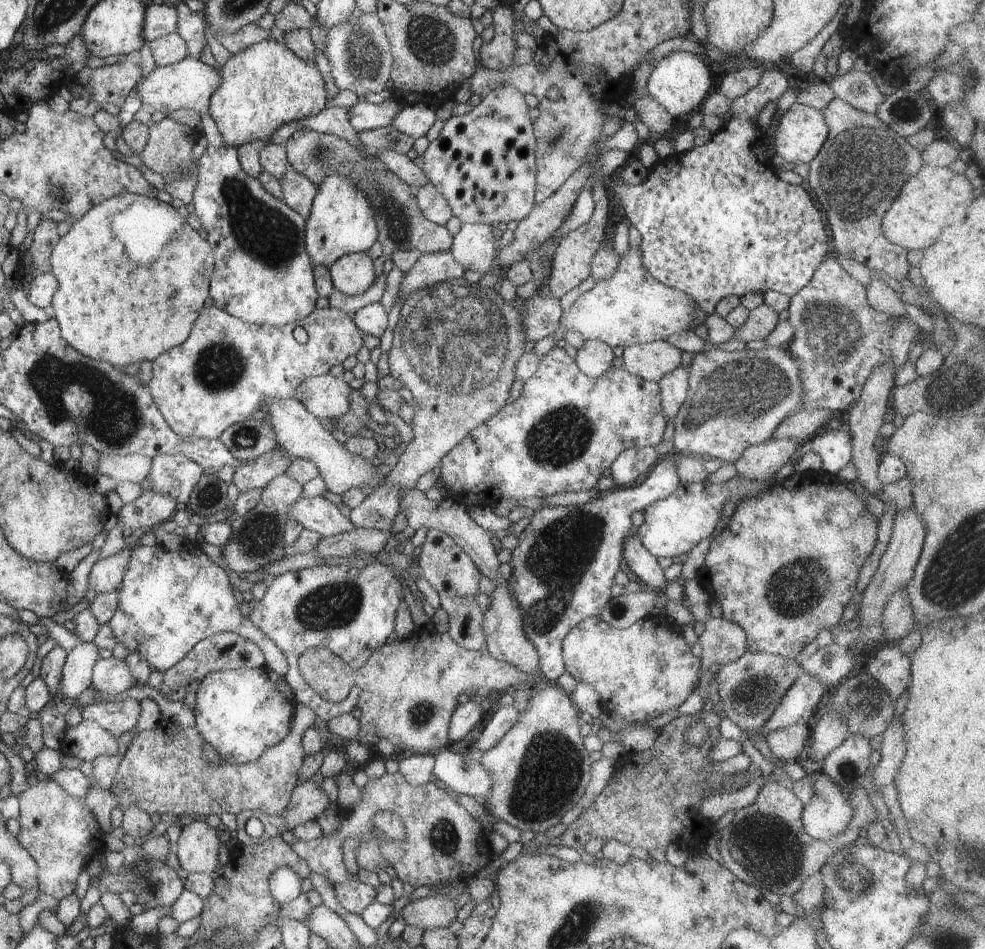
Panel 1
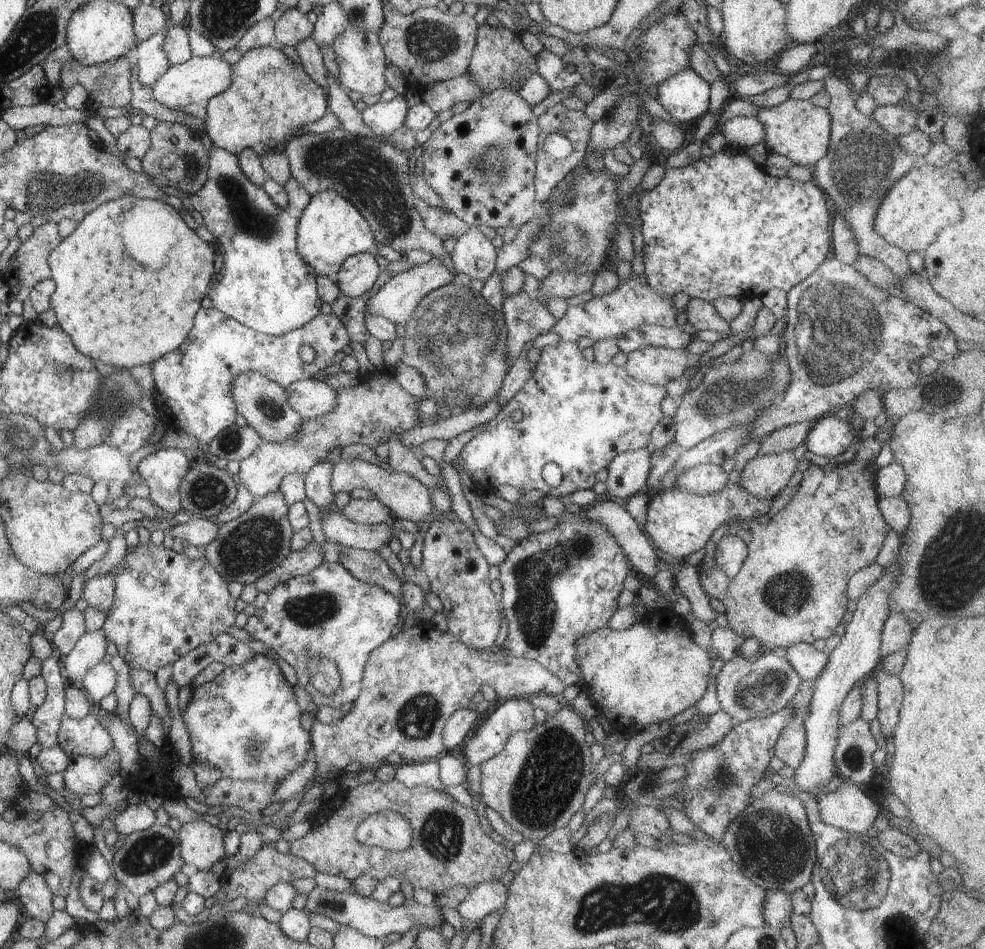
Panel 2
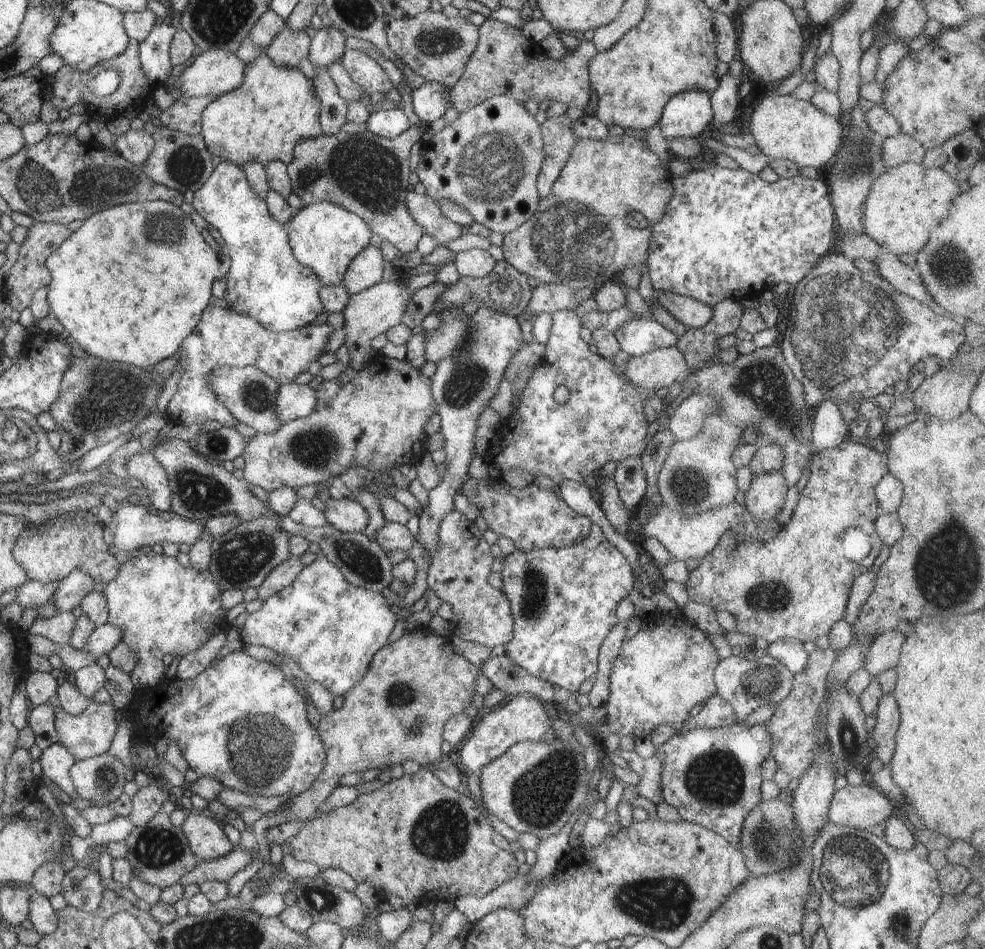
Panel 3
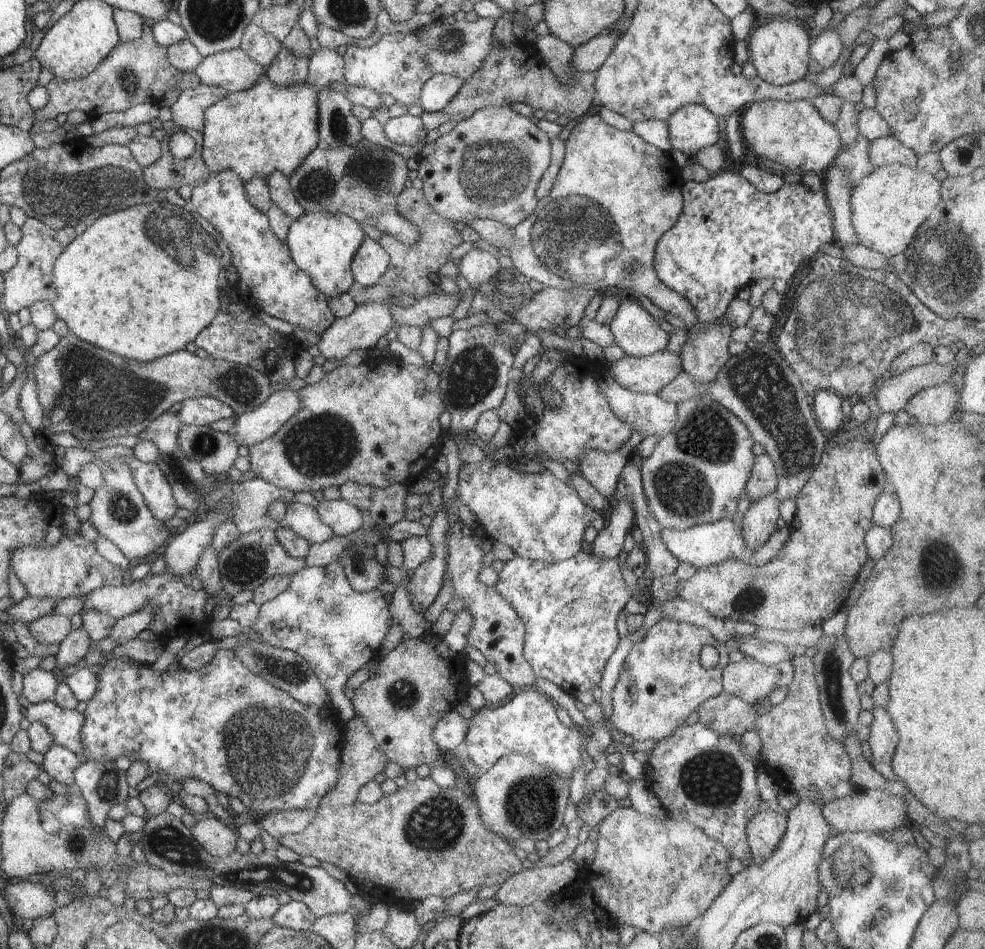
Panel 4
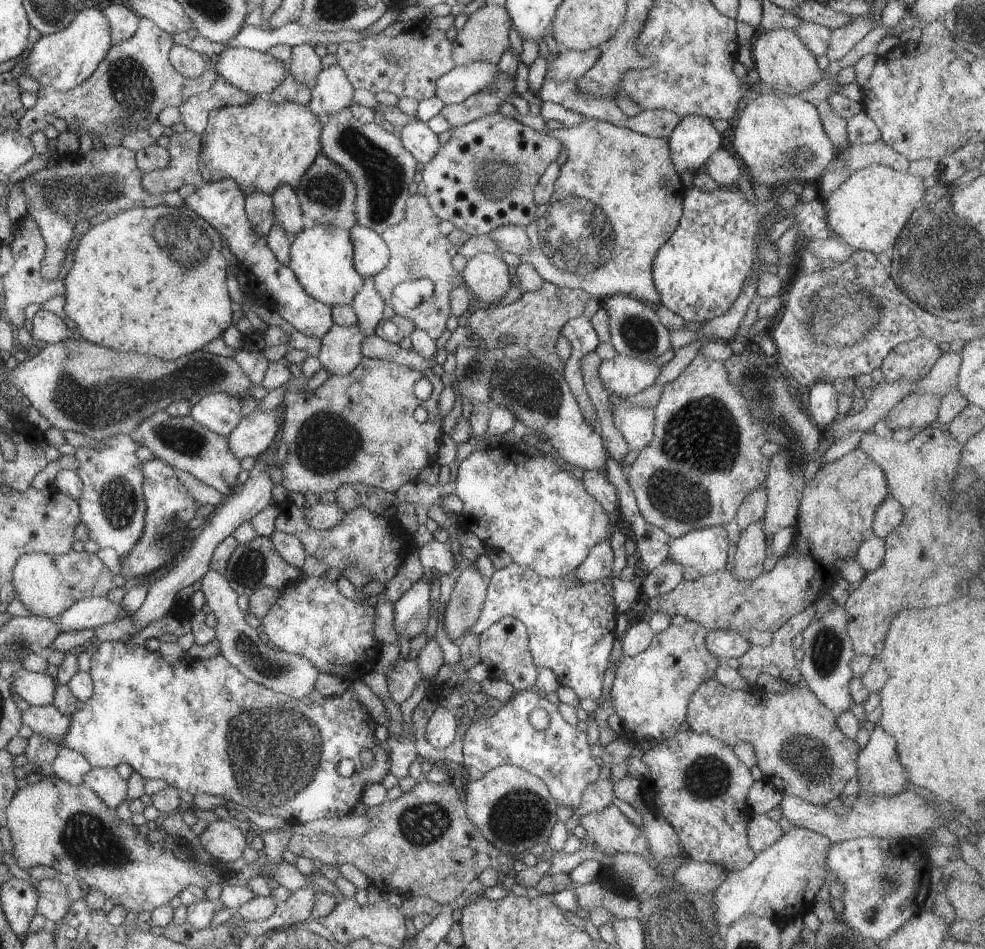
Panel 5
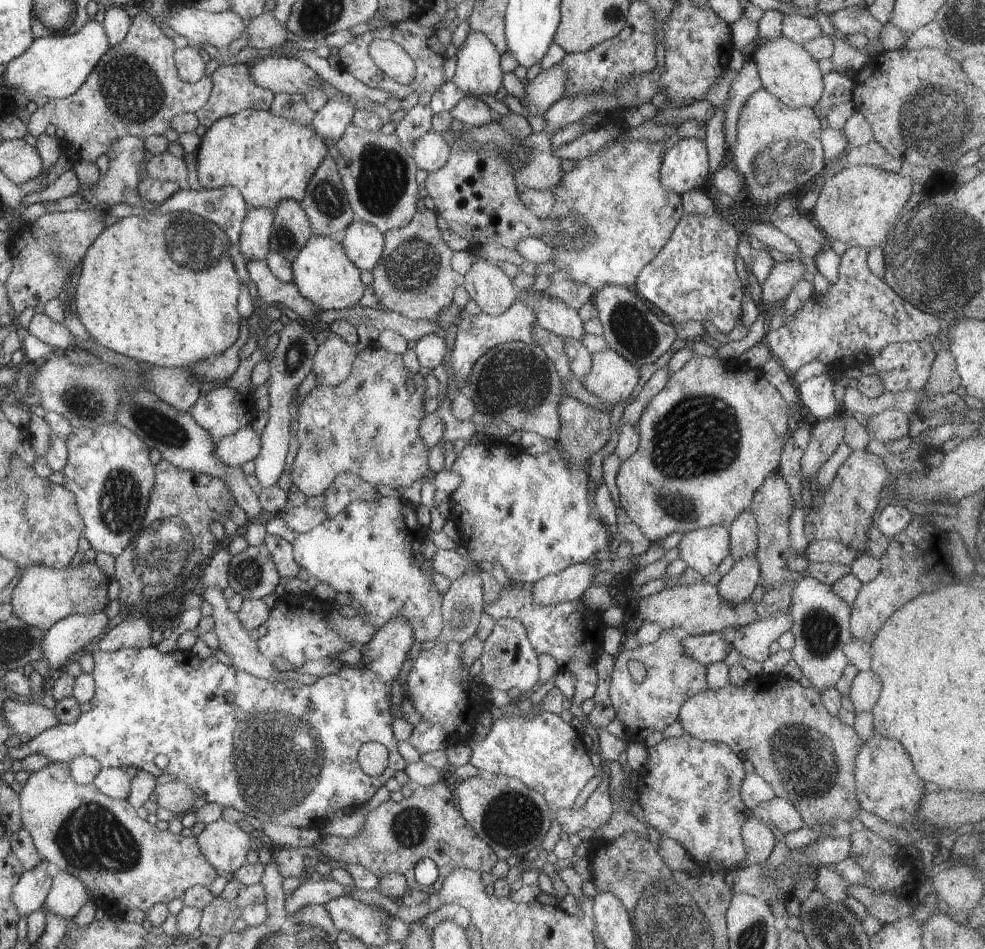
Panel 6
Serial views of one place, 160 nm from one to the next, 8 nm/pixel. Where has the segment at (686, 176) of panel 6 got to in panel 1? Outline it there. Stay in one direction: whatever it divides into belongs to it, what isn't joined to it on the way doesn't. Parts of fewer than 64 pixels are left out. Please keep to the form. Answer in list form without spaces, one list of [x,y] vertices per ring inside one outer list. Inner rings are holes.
[[[671,52],[670,55],[662,58],[654,66],[654,71],[648,79],[648,92],[650,96],[674,118],[687,117],[691,112],[705,102],[709,97],[708,93],[712,88],[712,77],[706,64],[699,55],[692,52]]]

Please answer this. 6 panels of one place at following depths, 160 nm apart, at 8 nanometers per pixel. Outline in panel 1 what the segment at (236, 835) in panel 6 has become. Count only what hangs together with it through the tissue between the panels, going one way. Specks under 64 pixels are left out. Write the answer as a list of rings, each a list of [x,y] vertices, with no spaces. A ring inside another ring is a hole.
[[[204,822],[182,827],[176,856],[188,873],[214,874],[219,865],[220,840],[217,830]]]

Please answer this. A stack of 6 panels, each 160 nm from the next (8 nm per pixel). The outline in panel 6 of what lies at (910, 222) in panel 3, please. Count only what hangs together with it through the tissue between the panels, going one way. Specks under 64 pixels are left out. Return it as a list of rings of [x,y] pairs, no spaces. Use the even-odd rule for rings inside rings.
[[[870,165],[846,167],[826,179],[809,216],[825,234],[828,242],[840,240],[848,247],[875,248],[888,227],[896,222],[896,216],[912,195],[914,182],[898,173],[885,171]]]

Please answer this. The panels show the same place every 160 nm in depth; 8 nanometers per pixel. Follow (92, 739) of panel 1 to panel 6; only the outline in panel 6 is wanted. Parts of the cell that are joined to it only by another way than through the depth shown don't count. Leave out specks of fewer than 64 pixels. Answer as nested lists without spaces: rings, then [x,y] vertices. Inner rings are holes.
[[[5,700],[3,717],[11,727],[14,735],[28,734],[29,738],[42,735],[49,728],[56,727],[59,717],[52,709],[40,704]]]

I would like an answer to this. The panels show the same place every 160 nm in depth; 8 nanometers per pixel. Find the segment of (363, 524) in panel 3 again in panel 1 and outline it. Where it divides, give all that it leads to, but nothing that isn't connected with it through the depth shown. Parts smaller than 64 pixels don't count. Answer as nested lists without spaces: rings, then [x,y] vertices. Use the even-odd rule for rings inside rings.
[[[464,279],[446,280],[434,284],[434,286],[428,286],[428,288],[422,288],[422,290],[410,292],[408,298],[406,298],[406,301],[403,303],[404,306],[402,306],[402,310],[400,310],[398,324],[396,324],[396,328],[394,329],[392,348],[390,348],[390,351],[388,352],[388,364],[390,366],[389,375],[394,379],[399,380],[402,386],[410,390],[414,396],[414,418],[411,425],[412,432],[414,432],[414,438],[412,442],[406,446],[406,450],[404,450],[404,453],[400,456],[398,462],[396,462],[396,466],[392,466],[392,471],[384,475],[384,478],[382,478],[382,484],[376,486],[372,494],[367,496],[362,504],[351,509],[350,516],[348,516],[348,519],[352,522],[352,525],[355,528],[375,529],[389,533],[392,533],[392,524],[394,523],[396,515],[400,512],[400,500],[402,500],[402,494],[404,494],[406,490],[412,490],[412,488],[416,487],[417,482],[422,475],[439,466],[441,459],[444,458],[444,456],[446,456],[454,446],[458,446],[458,444],[460,444],[460,442],[468,435],[468,432],[474,430],[474,428],[477,428],[480,424],[488,422],[494,414],[500,412],[500,410],[508,404],[507,400],[516,378],[516,364],[525,354],[525,346],[527,343],[524,324],[522,324],[524,316],[522,316],[522,314],[520,314],[512,304],[505,302],[504,298],[500,296],[496,289],[482,288],[478,283],[469,283]]]

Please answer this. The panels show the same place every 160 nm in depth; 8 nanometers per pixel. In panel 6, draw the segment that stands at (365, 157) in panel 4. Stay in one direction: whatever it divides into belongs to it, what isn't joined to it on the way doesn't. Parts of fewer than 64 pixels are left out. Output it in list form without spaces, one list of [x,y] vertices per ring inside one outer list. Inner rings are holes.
[[[328,154],[322,164],[314,171],[305,190],[306,196],[300,203],[308,215],[311,230],[314,235],[330,237],[344,230],[353,220],[356,220],[352,207],[348,202],[344,187],[341,186],[341,176],[334,159]]]

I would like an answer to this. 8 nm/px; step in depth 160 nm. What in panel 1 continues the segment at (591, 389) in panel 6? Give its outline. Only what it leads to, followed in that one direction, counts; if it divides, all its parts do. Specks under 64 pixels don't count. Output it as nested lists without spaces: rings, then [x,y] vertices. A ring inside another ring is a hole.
[[[653,341],[624,348],[625,370],[633,376],[658,383],[682,364],[682,354],[672,344]]]

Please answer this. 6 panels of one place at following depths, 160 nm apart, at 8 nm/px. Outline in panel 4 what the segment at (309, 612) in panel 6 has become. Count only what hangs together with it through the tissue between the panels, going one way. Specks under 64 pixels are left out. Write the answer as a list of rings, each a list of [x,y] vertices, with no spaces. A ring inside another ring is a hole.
[[[336,561],[325,567],[304,567],[290,576],[290,584],[276,598],[265,602],[253,625],[263,643],[297,652],[315,672],[318,680],[330,695],[330,702],[341,720],[346,723],[355,716],[353,704],[344,695],[346,682],[369,660],[380,655],[379,648],[393,624],[384,595],[377,589],[356,592],[348,582],[344,567]]]

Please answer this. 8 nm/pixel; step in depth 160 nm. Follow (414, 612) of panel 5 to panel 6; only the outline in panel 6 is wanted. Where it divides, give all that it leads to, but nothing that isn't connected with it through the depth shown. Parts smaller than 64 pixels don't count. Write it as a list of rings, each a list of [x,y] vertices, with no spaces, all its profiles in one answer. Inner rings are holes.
[[[398,617],[387,622],[376,634],[363,646],[359,647],[362,655],[363,665],[353,666],[347,663],[337,673],[329,674],[323,678],[317,678],[311,685],[305,685],[300,680],[292,679],[289,682],[270,682],[251,675],[239,668],[228,666],[218,661],[214,655],[201,659],[191,651],[173,651],[162,654],[154,645],[145,649],[120,649],[116,652],[91,650],[94,658],[94,670],[91,675],[95,680],[95,693],[90,701],[91,708],[88,712],[82,713],[74,724],[58,723],[56,727],[49,728],[42,735],[31,738],[29,742],[20,744],[19,747],[7,750],[9,757],[14,760],[22,760],[28,755],[39,754],[48,757],[51,762],[70,764],[76,757],[86,755],[100,761],[102,767],[121,767],[132,766],[132,768],[142,769],[151,772],[153,775],[171,774],[176,776],[178,781],[185,782],[192,787],[192,790],[204,798],[208,803],[216,802],[222,806],[232,806],[246,816],[258,818],[261,823],[269,822],[275,824],[290,824],[300,828],[319,829],[331,821],[334,817],[341,817],[352,814],[354,810],[364,806],[375,792],[384,786],[386,781],[402,770],[407,762],[399,753],[398,741],[393,735],[392,721],[393,715],[390,713],[391,707],[391,688],[392,682],[399,675],[400,668],[407,659],[408,651],[413,646],[413,630],[408,621]],[[232,694],[232,702],[227,700]],[[376,741],[386,746],[389,752],[389,763],[386,770],[377,777],[368,776],[357,763],[357,756],[360,747],[367,742]]]

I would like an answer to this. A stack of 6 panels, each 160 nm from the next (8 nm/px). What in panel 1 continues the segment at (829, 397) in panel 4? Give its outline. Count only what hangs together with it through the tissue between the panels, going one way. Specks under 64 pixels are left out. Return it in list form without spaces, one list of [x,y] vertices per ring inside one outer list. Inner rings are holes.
[[[825,427],[811,439],[800,443],[793,462],[800,461],[809,451],[822,459],[822,472],[826,472],[828,476],[837,475],[852,459],[852,438],[845,427],[838,430]]]

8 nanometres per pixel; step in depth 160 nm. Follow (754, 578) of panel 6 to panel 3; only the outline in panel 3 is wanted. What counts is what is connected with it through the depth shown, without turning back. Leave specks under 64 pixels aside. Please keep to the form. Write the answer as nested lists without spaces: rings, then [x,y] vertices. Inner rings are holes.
[[[779,471],[756,475],[745,494],[745,507],[759,523],[773,521],[786,502],[788,489]]]

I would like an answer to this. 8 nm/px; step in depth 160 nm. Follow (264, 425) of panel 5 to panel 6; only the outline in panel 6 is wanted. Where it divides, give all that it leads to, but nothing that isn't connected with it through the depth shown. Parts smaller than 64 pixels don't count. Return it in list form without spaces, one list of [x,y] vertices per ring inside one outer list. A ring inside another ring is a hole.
[[[251,425],[215,442],[215,457],[226,467],[241,468],[244,462],[254,460],[260,451],[261,439]]]

